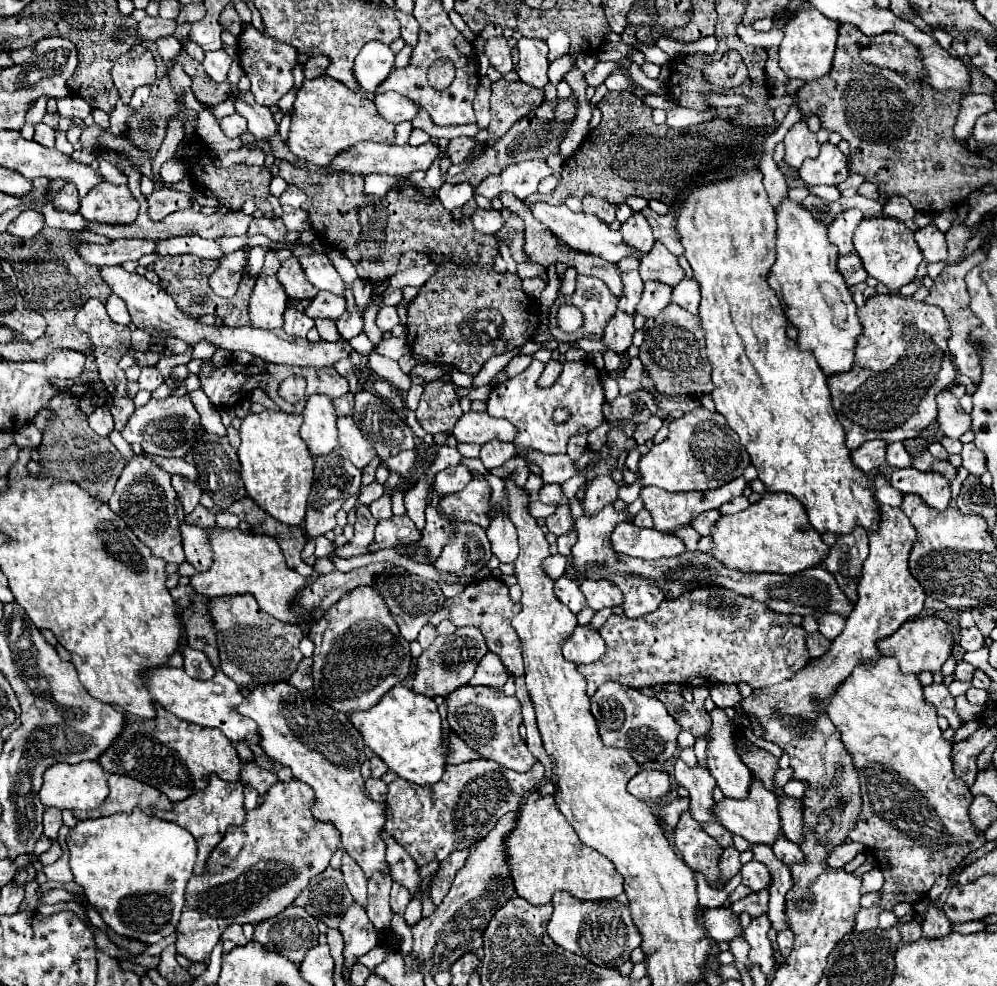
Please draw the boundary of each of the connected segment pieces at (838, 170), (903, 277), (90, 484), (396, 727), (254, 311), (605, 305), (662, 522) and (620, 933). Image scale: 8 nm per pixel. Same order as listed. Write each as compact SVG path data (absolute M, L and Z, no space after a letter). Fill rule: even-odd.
M830 142L822 144L818 158L814 158L814 160L806 158L798 172L808 186L818 186L818 184L838 186L840 182L844 182L848 178L844 154Z
M888 216L864 218L854 232L854 248L864 264L864 270L878 282L886 284L890 292L898 292L900 286L912 282L916 278L916 268L922 262L922 252L914 240L914 232L904 222Z
M58 392L58 396L54 396L54 400L50 400L46 408L54 416L52 420L48 420L42 432L42 442L38 446L40 466L42 466L42 472L38 476L62 482L74 482L80 488L86 488L86 492L90 492L96 500L108 502L118 482L118 476L126 466L126 460L108 438L98 436L88 426L88 416L80 412L78 398L72 396L70 392Z
M394 686L374 708L366 712L350 712L348 720L362 734L366 746L400 778L418 786L428 786L442 778L446 750L442 746L440 714L432 698L416 694L406 686Z
M268 252L264 260L264 270L256 278L254 294L250 298L250 320L252 326L262 330L274 330L284 326L286 310L286 292L276 278L280 260L276 252Z
M578 276L576 292L570 297L558 296L548 317L549 331L559 343L572 342L582 338L602 338L608 320L614 316L618 298L602 284L602 280L592 276ZM569 302L578 306L584 314L584 324L573 333L564 333L558 328L557 311L561 304Z
M740 476L738 480L732 480L728 484L724 484L722 488L716 488L716 490L702 490L702 492L668 492L668 490L662 490L662 488L656 488L656 486L644 486L640 496L644 500L644 508L650 510L652 518L654 518L654 528L658 532L664 532L664 534L672 534L674 530L678 530L680 526L686 526L690 524L692 518L696 518L698 514L710 510L710 508L720 508L724 502L730 502L732 498L740 496L746 488L746 480Z
M556 892L552 898L554 914L546 926L546 934L552 942L564 950L584 956L592 964L606 968L620 968L630 960L630 952L642 944L642 934L632 922L630 910L618 900L586 902L570 896L568 892Z

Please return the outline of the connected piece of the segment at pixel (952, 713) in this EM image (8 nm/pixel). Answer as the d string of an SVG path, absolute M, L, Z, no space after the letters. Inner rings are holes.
M930 684L930 686L926 686L926 688L924 688L924 698L926 698L930 704L936 706L938 714L944 716L954 730L958 730L958 728L964 724L964 722L960 720L958 712L956 712L956 708L954 708L954 698L952 698L952 694L948 692L948 686L946 686L946 684Z

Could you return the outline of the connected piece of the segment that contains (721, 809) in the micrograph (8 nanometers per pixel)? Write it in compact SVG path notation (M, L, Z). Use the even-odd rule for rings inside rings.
M752 778L752 786L746 800L730 800L724 798L714 804L714 816L718 822L732 834L746 838L752 844L774 844L778 836L782 836L780 816L778 816L778 798L774 792L766 790L758 778Z

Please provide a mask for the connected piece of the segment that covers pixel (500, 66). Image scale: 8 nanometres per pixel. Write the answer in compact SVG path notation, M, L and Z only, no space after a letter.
M496 36L486 40L484 44L484 54L490 60L490 66L496 68L500 74L508 74L512 70L512 58L510 58L510 48L504 36Z

